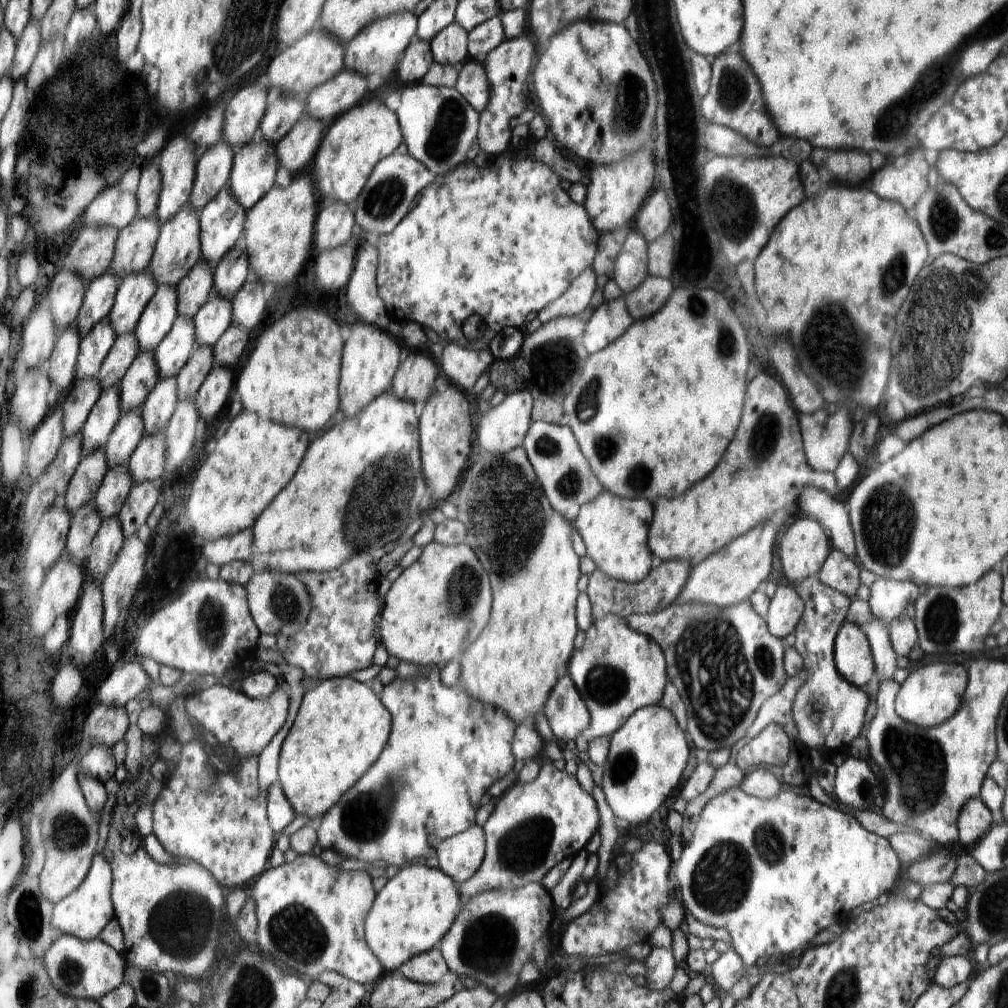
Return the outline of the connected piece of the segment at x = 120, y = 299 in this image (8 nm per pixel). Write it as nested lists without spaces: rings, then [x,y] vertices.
[[[152,270],[128,276],[120,285],[116,304],[110,314],[110,322],[120,336],[130,336],[137,331],[146,308],[158,292],[159,286]]]

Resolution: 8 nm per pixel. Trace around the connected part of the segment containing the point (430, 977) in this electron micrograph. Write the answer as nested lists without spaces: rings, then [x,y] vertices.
[[[428,950],[428,952],[414,956],[410,962],[404,962],[397,974],[422,984],[434,984],[440,982],[450,972],[441,951]]]

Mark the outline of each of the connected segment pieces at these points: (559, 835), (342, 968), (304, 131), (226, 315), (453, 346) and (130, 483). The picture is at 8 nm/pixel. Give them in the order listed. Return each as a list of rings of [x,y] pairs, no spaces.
[[[552,764],[540,767],[538,776],[532,782],[518,784],[506,789],[499,797],[492,814],[484,822],[485,831],[485,860],[482,868],[474,873],[468,881],[462,884],[462,897],[465,902],[474,898],[476,894],[488,890],[518,890],[532,882],[542,882],[556,865],[560,865],[565,858],[573,859],[578,856],[578,850],[588,844],[598,830],[598,810],[594,798],[580,788],[575,776],[570,776],[562,767],[558,770]]]
[[[298,855],[293,862],[268,868],[249,889],[249,895],[256,904],[258,946],[278,958],[280,966],[312,980],[322,972],[332,970],[361,985],[375,984],[384,975],[384,967],[364,940],[366,915],[374,902],[370,876],[364,870],[342,870],[326,864],[321,856]]]
[[[304,113],[294,128],[275,144],[274,150],[280,160],[280,166],[286,169],[290,176],[296,175],[296,170],[306,166],[316,154],[320,138],[320,122]]]
[[[214,291],[195,318],[198,344],[214,348],[234,323],[234,301]]]
[[[452,341],[442,348],[440,364],[448,381],[462,388],[470,388],[476,384],[480,374],[494,364],[494,356],[489,349],[462,348]]]
[[[128,465],[110,468],[95,502],[103,521],[120,516],[135,484]]]

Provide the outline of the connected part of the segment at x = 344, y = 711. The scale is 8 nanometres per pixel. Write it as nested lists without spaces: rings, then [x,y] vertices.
[[[330,677],[306,691],[296,719],[278,749],[278,781],[296,816],[319,821],[340,800],[340,796],[348,792],[378,760],[389,742],[390,722],[393,722],[389,710],[382,703],[368,688],[368,684],[360,684],[352,677]]]

